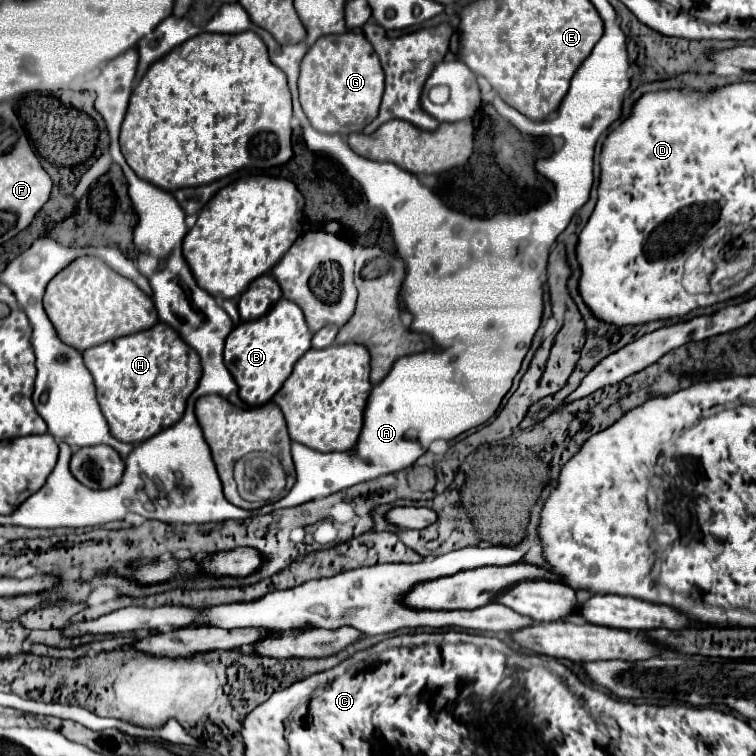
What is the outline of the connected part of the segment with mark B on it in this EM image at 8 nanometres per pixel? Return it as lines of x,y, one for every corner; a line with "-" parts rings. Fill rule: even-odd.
281,298
267,316
253,320
251,324
237,324
225,340
223,360
239,386
241,400
249,406
269,402
293,372
295,362
311,348
311,338
313,334
305,324
303,312
295,302
285,298

